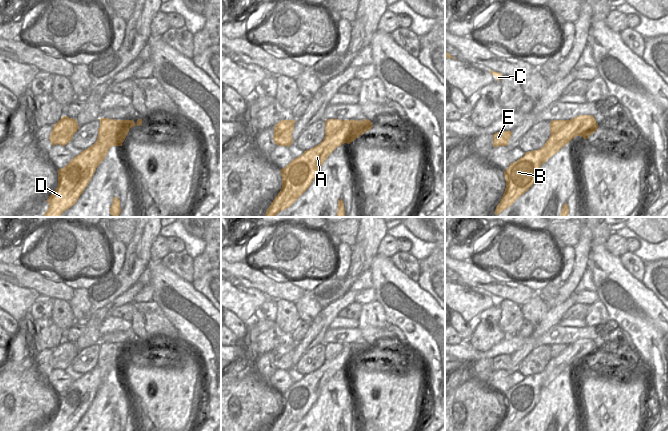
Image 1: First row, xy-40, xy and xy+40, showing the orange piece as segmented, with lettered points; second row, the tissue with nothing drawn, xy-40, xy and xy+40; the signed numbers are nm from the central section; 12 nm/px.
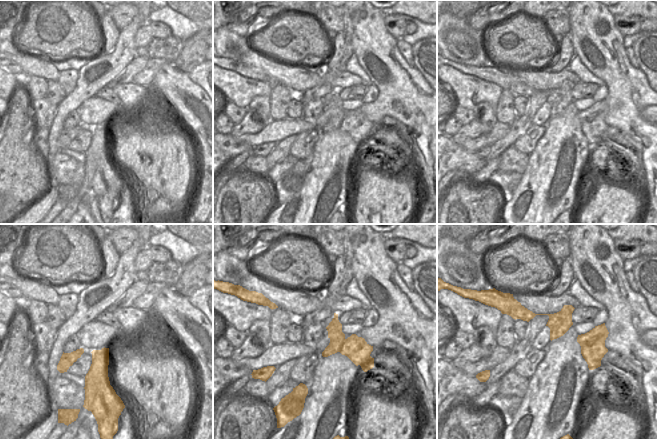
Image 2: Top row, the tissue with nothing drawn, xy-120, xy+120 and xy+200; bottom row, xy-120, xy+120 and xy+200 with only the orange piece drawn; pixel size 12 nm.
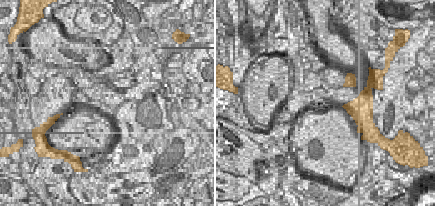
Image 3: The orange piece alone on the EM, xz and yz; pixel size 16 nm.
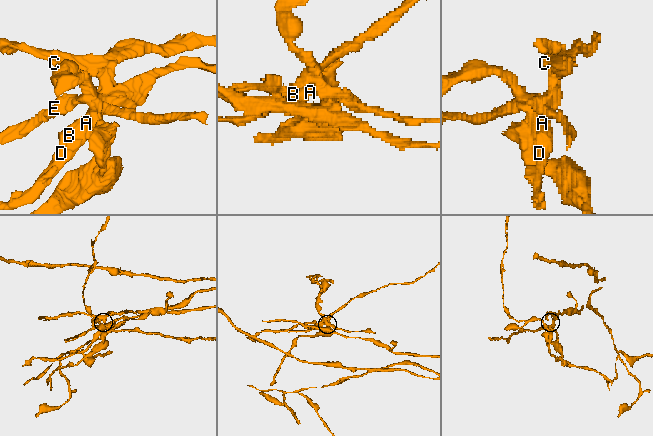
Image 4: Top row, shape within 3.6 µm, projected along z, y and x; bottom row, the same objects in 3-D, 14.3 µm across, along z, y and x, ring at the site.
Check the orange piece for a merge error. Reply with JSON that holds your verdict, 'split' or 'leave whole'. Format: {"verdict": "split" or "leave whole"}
{"verdict": "split"}

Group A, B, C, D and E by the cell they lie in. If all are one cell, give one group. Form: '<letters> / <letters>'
A B D / C E

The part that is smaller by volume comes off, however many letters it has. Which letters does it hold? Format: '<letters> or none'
A, B, D

